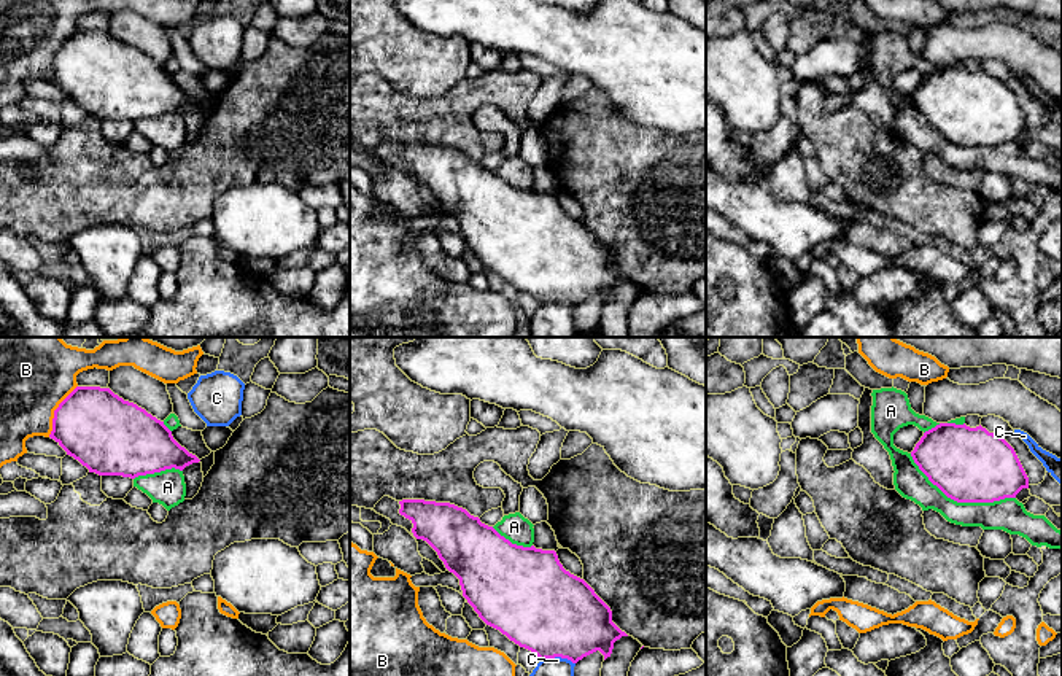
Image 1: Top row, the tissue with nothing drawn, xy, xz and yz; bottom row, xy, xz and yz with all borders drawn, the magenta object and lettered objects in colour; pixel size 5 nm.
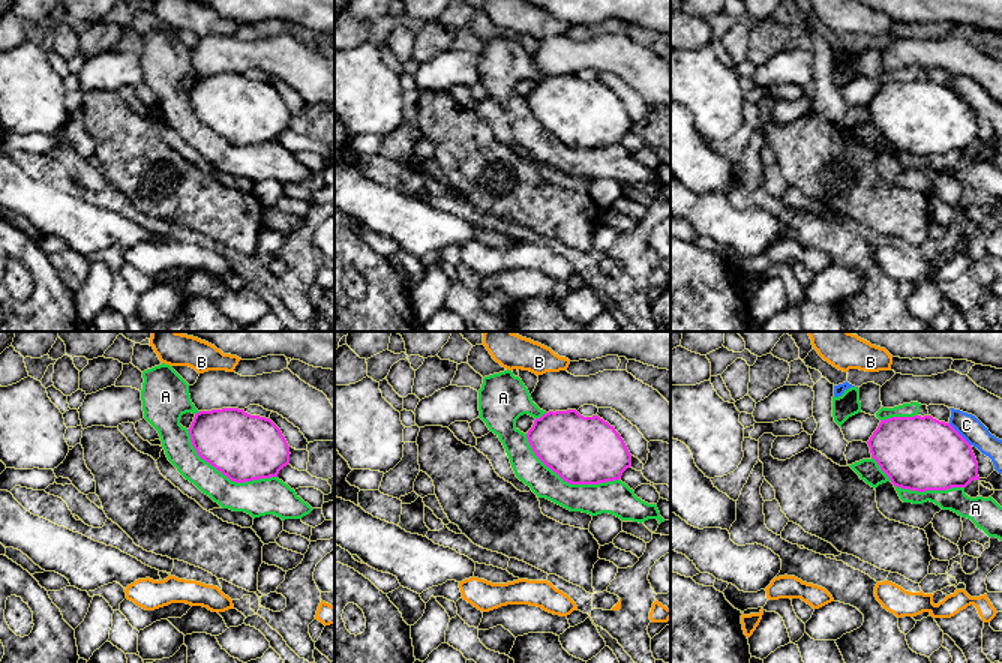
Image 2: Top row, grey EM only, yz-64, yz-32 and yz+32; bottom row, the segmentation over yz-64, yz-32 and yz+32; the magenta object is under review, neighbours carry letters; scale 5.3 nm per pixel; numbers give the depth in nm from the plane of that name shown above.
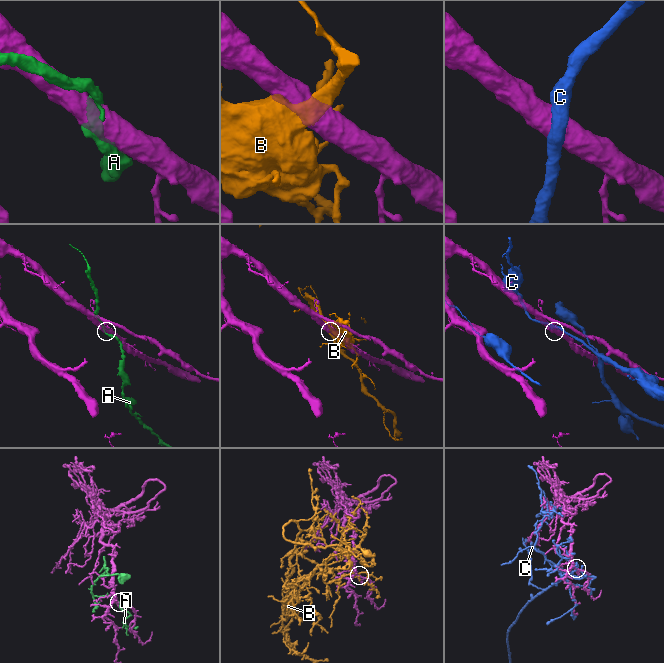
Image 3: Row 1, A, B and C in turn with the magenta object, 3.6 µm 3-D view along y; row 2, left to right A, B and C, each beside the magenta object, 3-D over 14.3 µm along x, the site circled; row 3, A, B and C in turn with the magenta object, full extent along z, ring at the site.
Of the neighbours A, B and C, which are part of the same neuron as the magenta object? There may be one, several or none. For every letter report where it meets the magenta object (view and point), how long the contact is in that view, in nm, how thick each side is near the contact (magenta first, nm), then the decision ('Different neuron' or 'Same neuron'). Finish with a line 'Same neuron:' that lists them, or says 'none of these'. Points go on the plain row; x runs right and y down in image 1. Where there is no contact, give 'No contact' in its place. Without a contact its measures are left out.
A: Touches magenta at yz (959, 145). Shared border 600 nm. Thickness 380 nm (magenta) against 160 nm. Different neuron
B: Touches magenta at xy (54, 54). Shared border 300 nm. Thickness 380 nm (magenta) against 320 nm. Different neuron
C: Touches magenta at xz (557, 299). Shared border 190 nm. Thickness 440 nm (magenta) against 220 nm. Different neuron
Same neuron: none of these

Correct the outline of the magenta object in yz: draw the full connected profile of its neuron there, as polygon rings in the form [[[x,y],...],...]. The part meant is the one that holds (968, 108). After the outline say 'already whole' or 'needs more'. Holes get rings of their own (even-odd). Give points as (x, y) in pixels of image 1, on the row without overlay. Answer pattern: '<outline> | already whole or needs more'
[[[940,67],[924,76],[911,100],[957,146],[994,146],[1029,132],[1014,92],[981,68]]] | already whole

